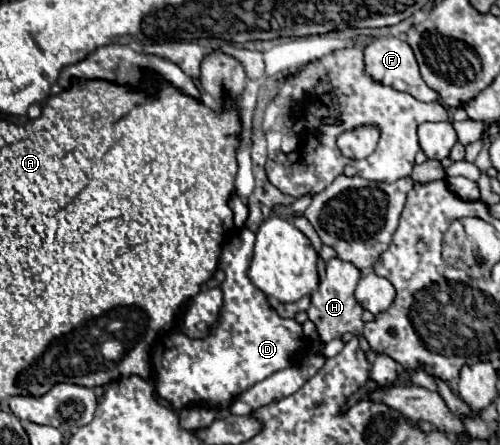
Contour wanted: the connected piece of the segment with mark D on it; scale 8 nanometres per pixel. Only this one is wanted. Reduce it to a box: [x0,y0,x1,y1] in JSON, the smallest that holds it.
[151,228,309,412]

